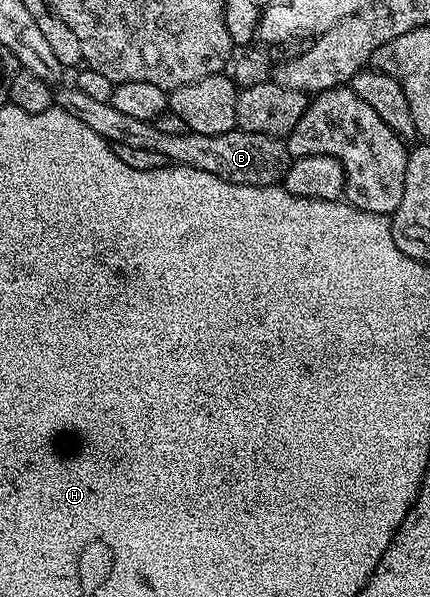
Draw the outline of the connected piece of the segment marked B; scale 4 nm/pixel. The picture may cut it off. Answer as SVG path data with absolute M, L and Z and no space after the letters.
M60 86L54 92L54 104L63 111L72 113L73 117L77 117L79 121L85 122L85 125L109 143L134 145L137 148L161 153L172 164L195 167L205 173L213 173L227 183L273 187L282 184L283 177L293 162L286 142L283 139L275 139L271 135L249 133L238 129L220 135L195 132L163 133L156 124L143 122L137 117L118 112L111 103L96 101L93 97L86 96L77 86L62 87Z

